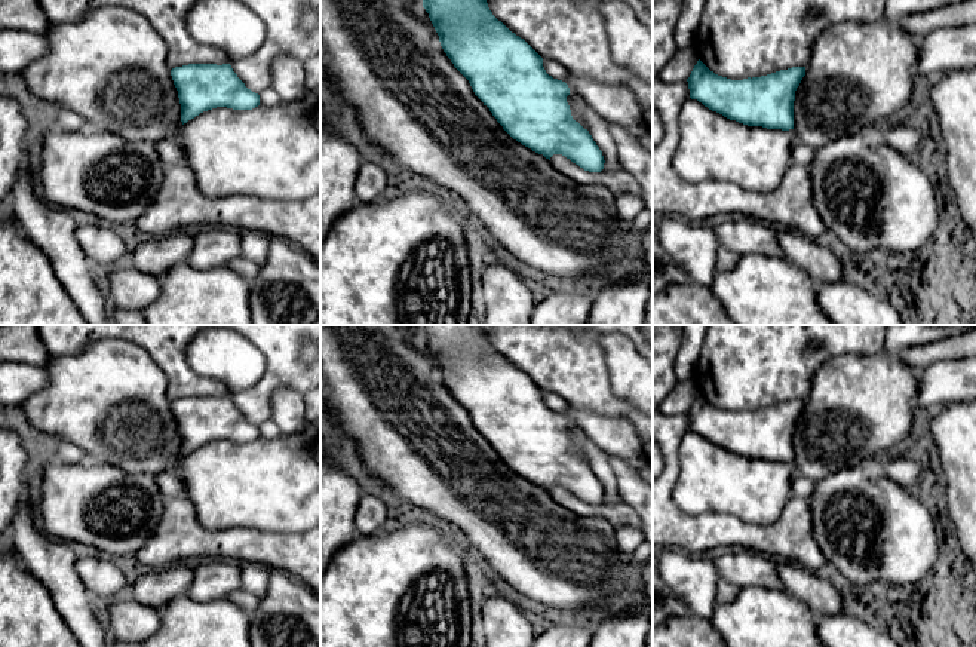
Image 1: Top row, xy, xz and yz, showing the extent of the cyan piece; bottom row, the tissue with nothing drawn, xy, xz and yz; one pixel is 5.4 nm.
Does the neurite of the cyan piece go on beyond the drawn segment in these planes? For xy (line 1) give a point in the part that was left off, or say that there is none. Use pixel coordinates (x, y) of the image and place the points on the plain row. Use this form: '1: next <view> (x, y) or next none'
1: next none

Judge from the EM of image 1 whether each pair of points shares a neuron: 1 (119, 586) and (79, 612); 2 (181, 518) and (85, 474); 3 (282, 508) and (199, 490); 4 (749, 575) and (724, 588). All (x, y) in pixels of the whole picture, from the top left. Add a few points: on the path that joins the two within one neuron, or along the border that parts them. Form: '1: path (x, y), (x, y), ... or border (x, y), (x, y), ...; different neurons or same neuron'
1: border (76, 561), (76, 573), (89, 594); different neurons
2: border (166, 499), (162, 517), (146, 540); different neurons
3: path (261, 490), (220, 490); same neuron
4: border (721, 579), (739, 588); different neurons

